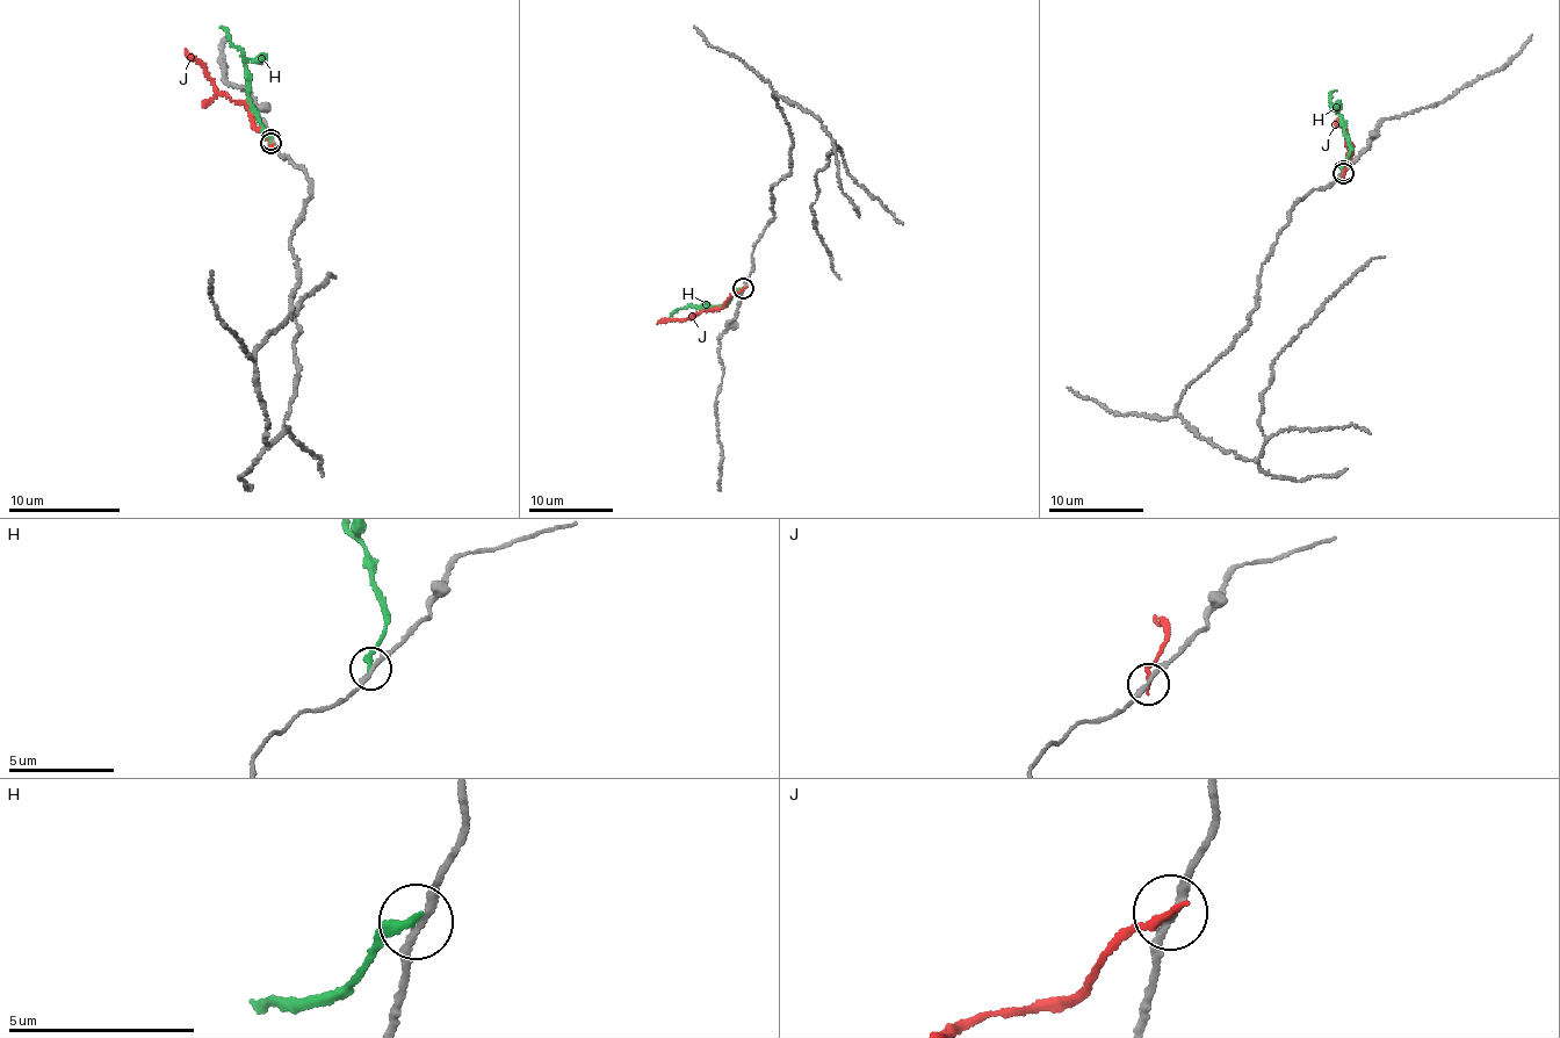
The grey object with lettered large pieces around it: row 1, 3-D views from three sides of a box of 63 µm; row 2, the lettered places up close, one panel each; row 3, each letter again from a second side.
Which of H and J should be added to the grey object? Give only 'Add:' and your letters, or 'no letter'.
Add: no letter

